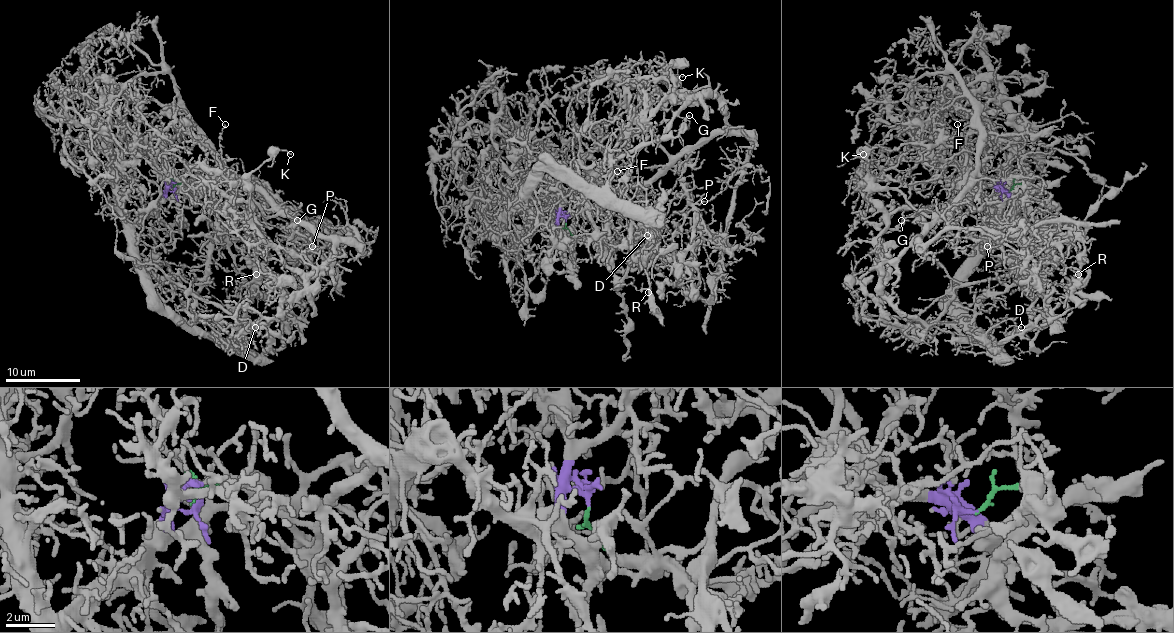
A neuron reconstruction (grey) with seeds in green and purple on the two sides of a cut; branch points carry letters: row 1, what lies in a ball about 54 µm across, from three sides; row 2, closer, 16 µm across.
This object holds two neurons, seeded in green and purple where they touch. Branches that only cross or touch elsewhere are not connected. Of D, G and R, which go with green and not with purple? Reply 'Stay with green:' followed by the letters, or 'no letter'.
Stay with green: G, R

